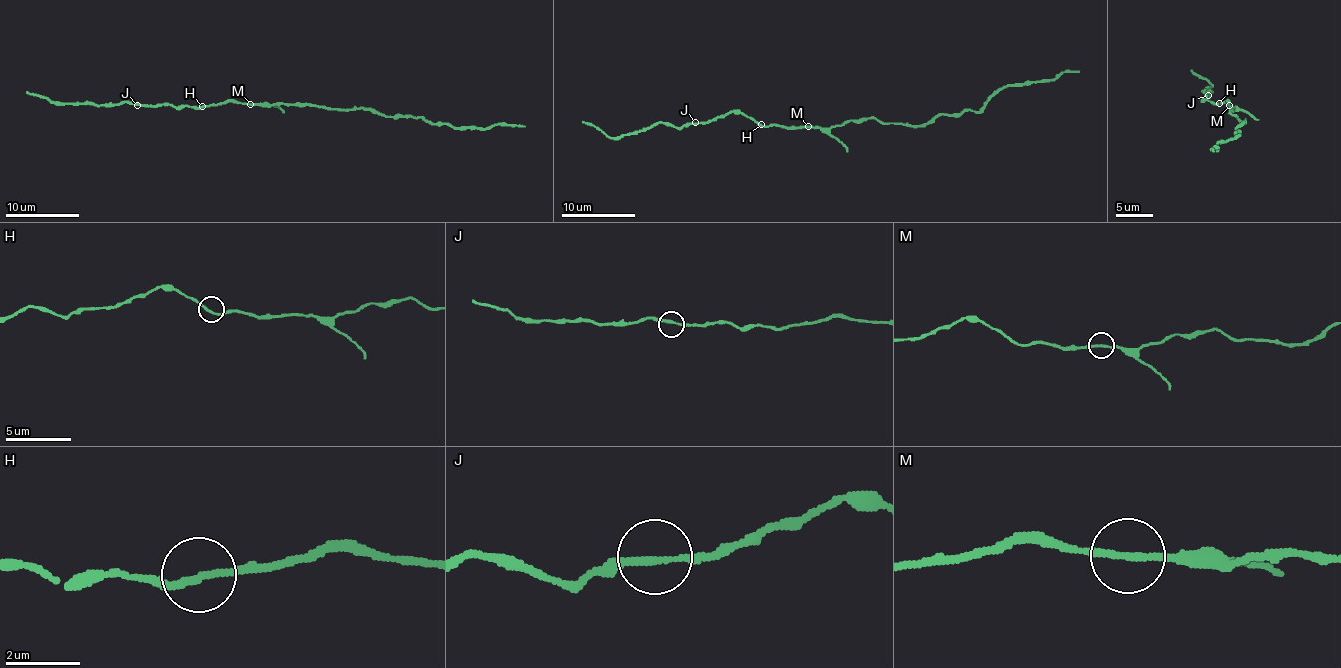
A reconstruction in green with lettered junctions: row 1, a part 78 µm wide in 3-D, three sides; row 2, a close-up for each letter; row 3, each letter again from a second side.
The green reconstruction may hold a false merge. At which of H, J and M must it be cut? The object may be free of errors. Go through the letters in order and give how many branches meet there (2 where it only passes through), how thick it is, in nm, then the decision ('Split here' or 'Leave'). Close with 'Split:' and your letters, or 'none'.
H: Branches: 2. Thickness 180 nm. Leave
J: Branches: 2. Thickness 180 nm. Leave
M: Branches: 2. Thickness 180 nm. Leave
Split: none

